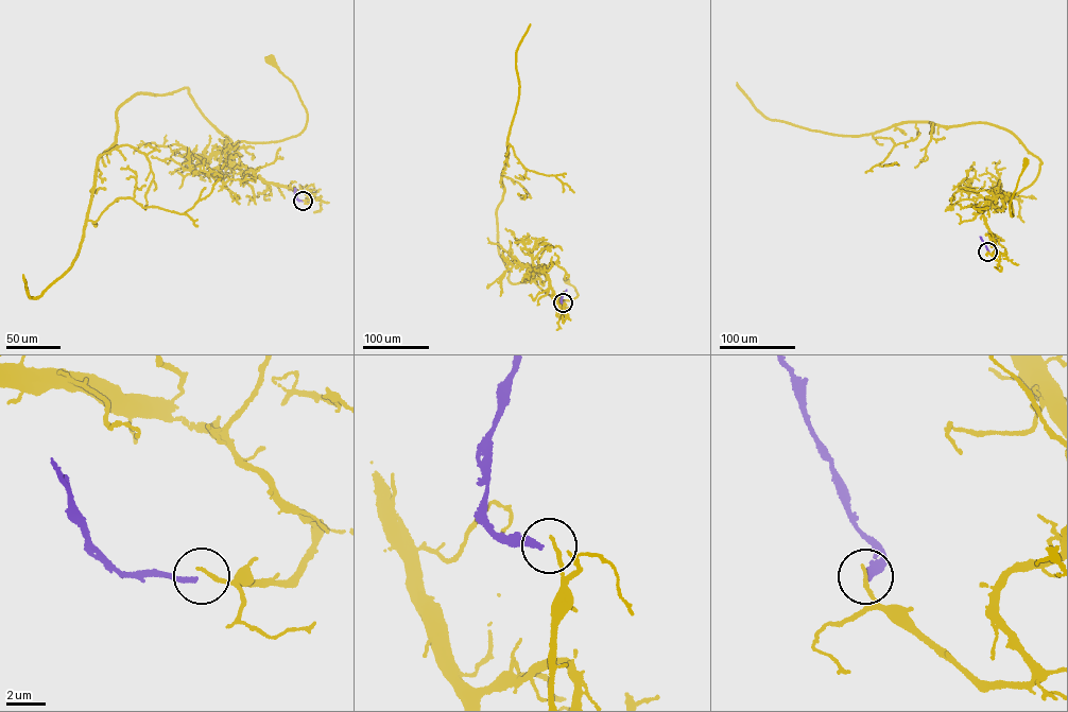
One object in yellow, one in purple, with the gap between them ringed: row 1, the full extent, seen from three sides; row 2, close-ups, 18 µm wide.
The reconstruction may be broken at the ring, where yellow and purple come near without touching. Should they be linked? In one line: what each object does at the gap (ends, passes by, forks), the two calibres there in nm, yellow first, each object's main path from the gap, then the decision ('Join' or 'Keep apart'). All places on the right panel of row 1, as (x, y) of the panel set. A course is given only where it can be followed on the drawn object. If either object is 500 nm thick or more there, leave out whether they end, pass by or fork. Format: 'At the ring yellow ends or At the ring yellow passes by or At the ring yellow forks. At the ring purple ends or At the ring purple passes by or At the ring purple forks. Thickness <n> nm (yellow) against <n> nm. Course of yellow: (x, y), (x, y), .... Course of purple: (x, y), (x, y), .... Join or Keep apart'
At the ring yellow ends. At the ring purple ends. Thickness 240 nm (yellow) against 280 nm. Course of yellow: (987, 252), (994, 256), (997, 249), (983, 210), (1000, 197), (1011, 201), (1013, 215), (1010, 204), (1026, 160). Course of purple: (987, 252), (980, 237). Keep apart

